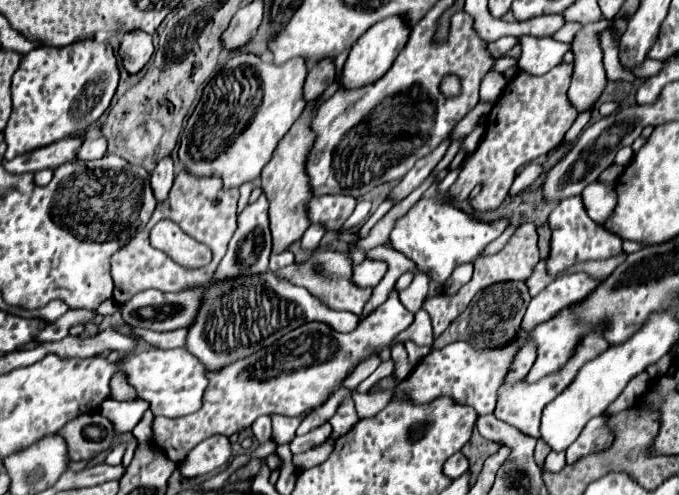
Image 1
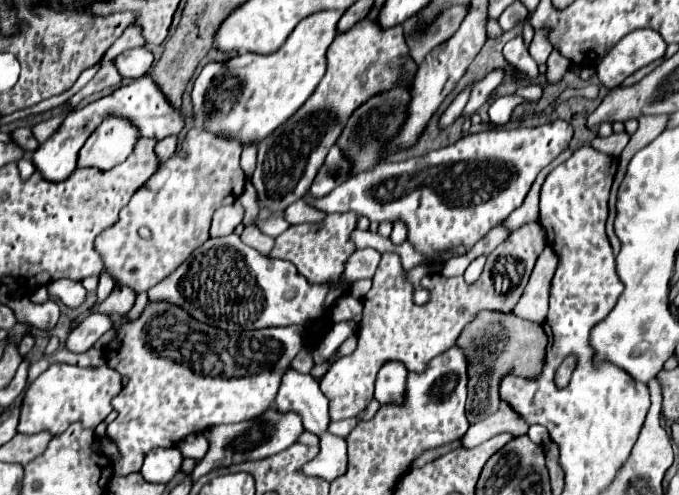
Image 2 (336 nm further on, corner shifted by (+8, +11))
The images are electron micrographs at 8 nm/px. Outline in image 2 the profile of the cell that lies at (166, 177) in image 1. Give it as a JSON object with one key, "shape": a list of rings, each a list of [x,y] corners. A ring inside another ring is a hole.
{"shape":[[[169,135],[169,137],[161,139],[161,141],[157,141],[155,153],[157,153],[159,161],[163,163],[163,161],[167,161],[175,153],[175,149],[177,149],[177,135]]]}

